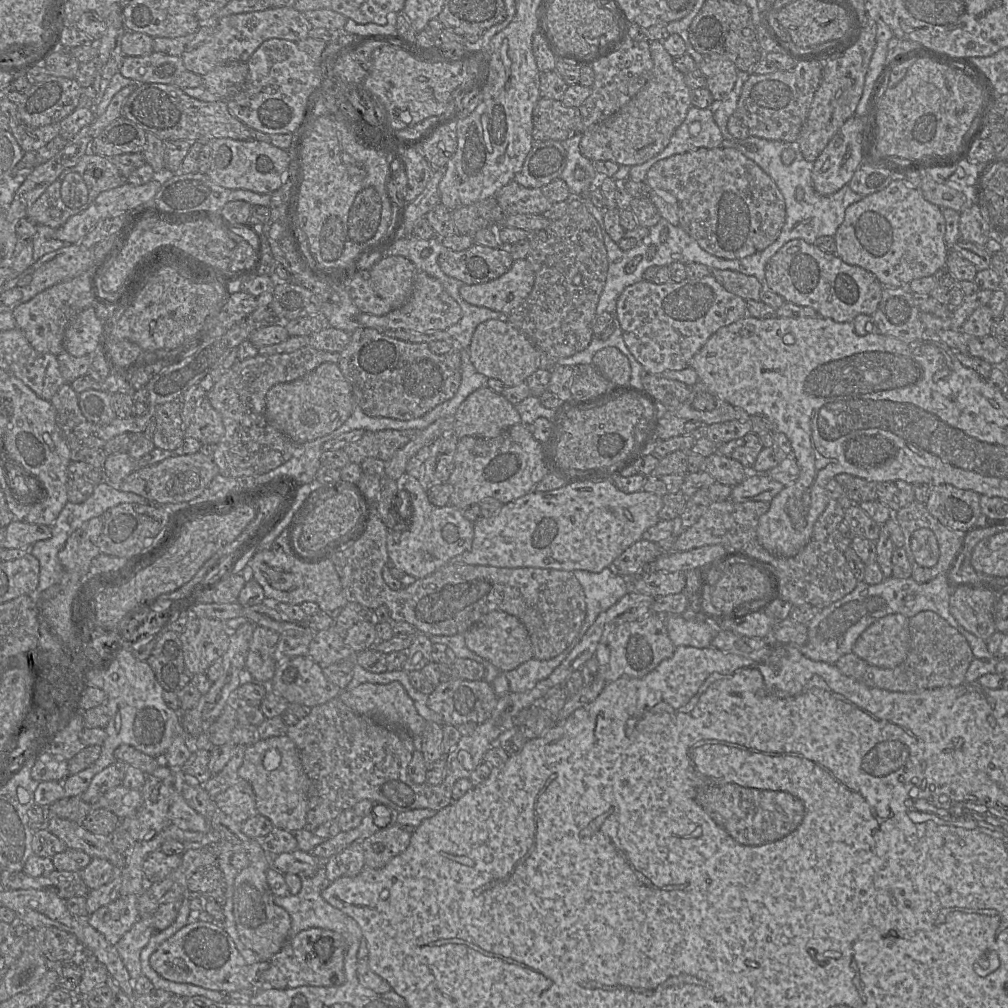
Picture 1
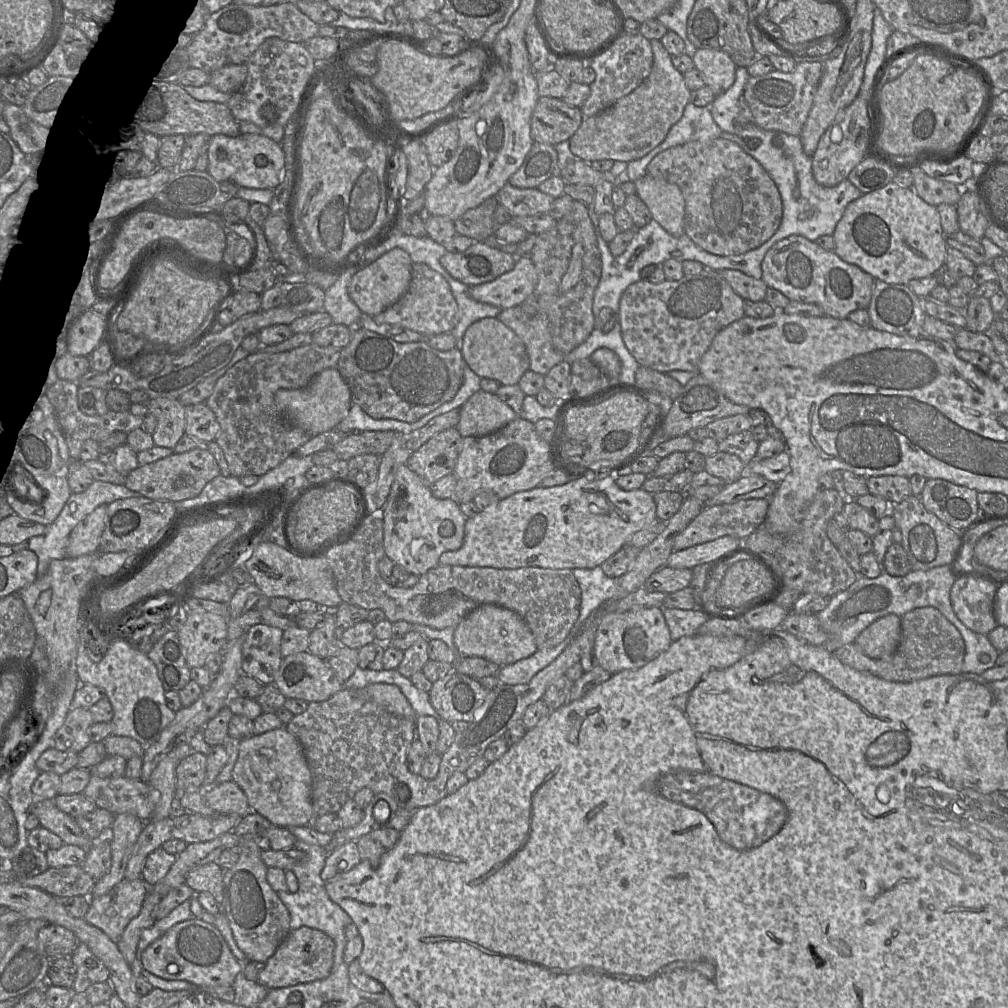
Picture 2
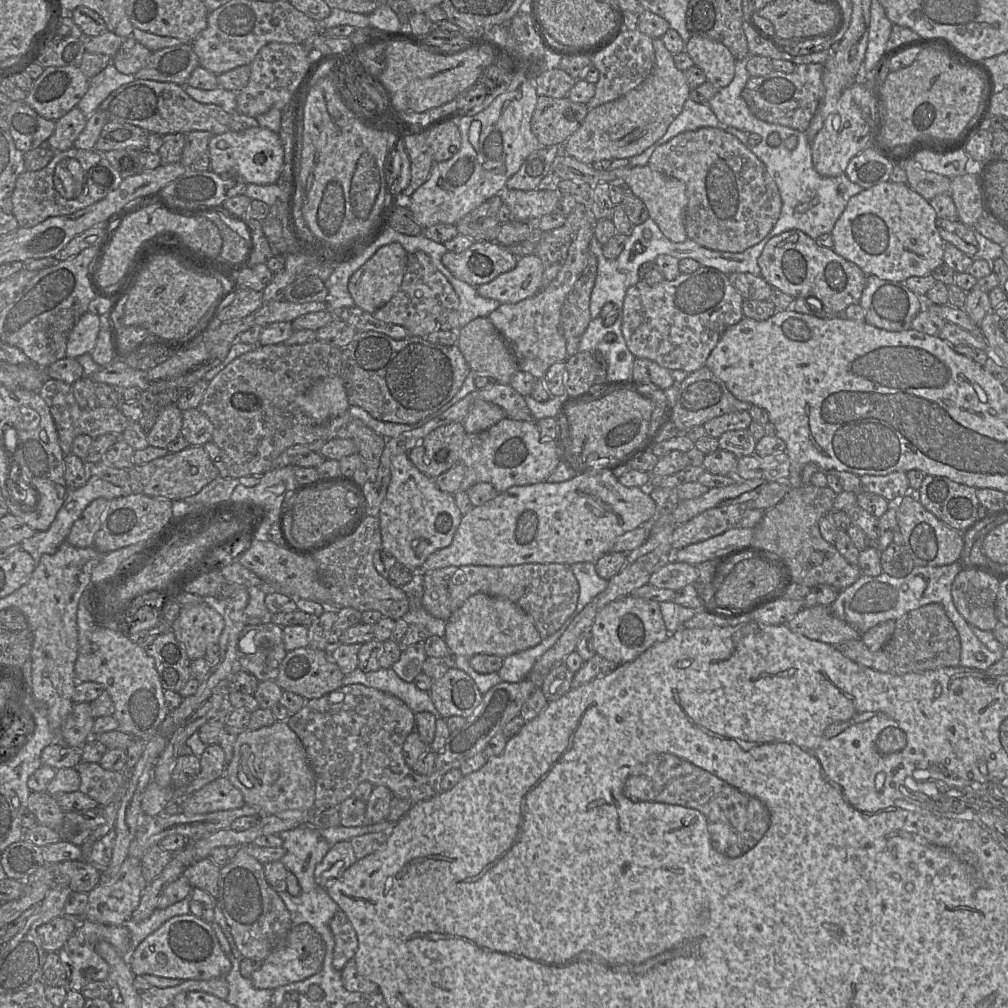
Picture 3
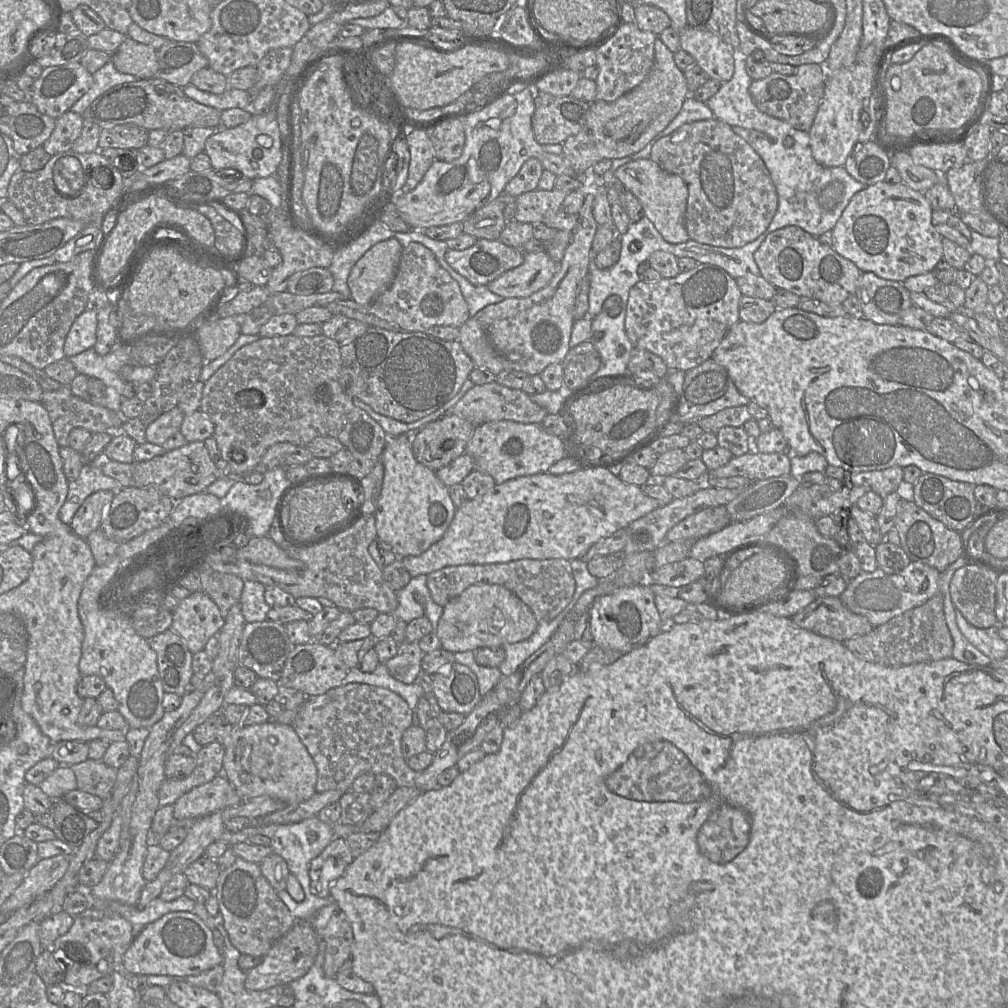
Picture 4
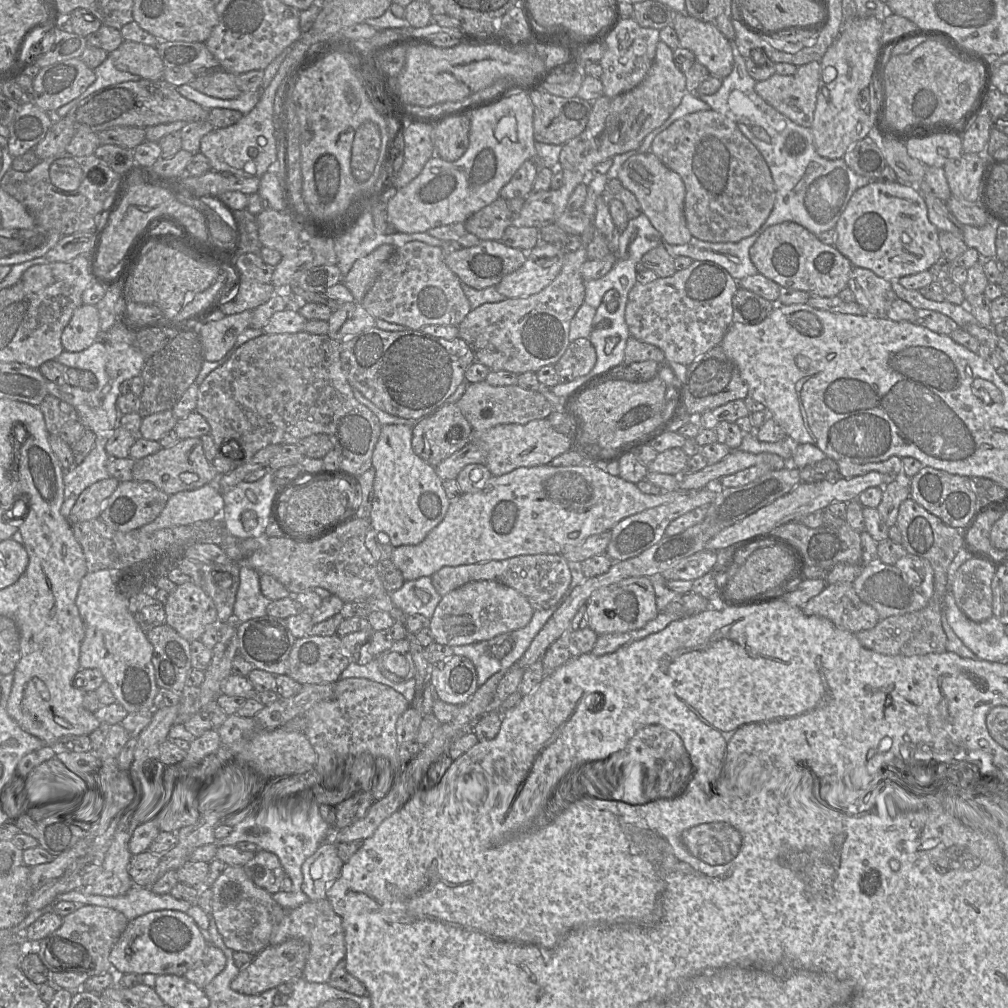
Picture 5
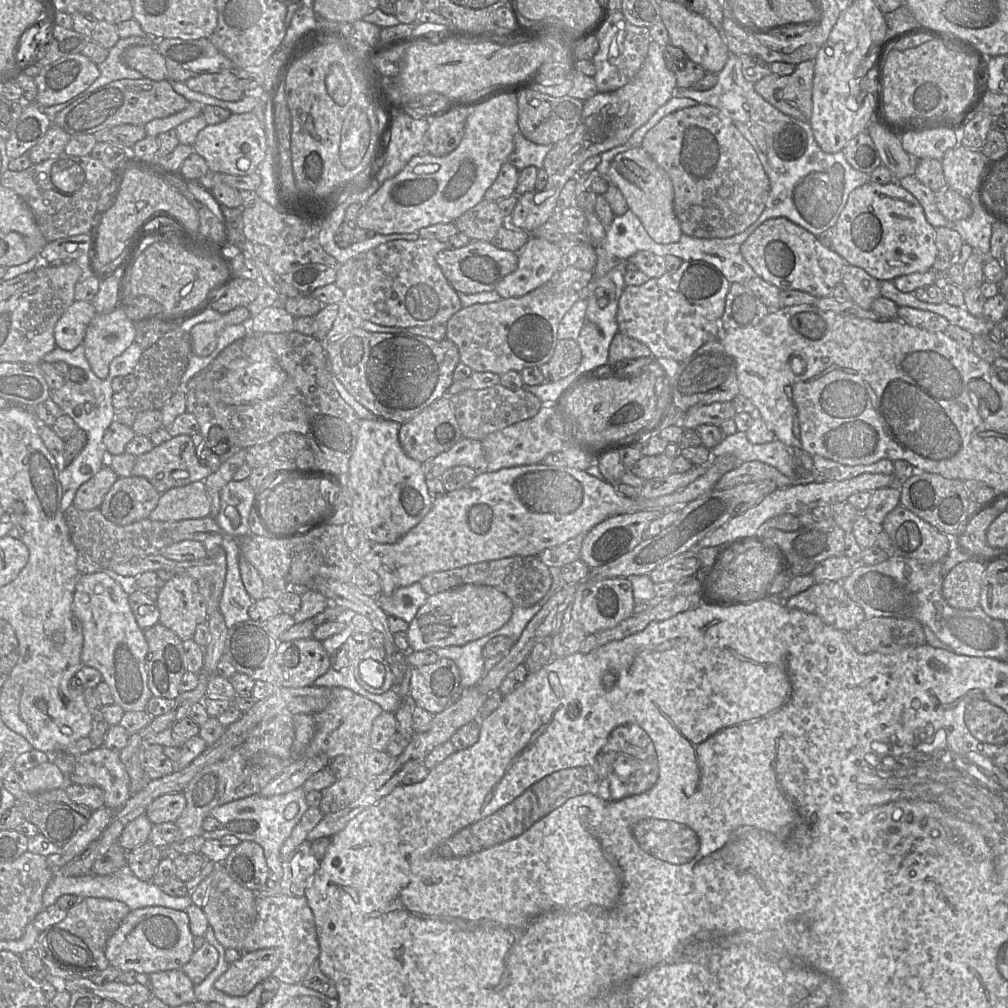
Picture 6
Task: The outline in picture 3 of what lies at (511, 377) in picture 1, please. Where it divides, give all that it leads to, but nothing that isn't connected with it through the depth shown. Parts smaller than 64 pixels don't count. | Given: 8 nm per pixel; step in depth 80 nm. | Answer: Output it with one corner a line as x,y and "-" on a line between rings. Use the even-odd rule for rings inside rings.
478,317
460,328
458,347
471,370
491,375
501,384
508,384
512,375
518,371
511,349
488,317

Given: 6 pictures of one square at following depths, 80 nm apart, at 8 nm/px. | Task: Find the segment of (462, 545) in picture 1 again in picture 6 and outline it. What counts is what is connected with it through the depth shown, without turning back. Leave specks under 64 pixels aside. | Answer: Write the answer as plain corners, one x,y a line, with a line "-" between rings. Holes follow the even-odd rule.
383,418
362,419
355,449
346,474
342,474
345,490
350,495
351,519
373,543
396,543
421,522
431,510
435,497
430,494
422,463
409,457
399,441
401,424

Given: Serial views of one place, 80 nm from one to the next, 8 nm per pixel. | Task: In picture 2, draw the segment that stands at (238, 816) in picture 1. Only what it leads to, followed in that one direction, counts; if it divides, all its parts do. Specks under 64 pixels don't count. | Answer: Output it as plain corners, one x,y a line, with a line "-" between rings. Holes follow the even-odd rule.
232,780
212,785
203,793
207,805
217,813
244,817
252,812
244,791

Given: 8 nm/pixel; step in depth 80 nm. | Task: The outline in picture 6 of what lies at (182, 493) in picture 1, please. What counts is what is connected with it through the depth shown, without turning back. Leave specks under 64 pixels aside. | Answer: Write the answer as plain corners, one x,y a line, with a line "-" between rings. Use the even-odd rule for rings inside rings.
189,435
172,437
164,443
154,446
151,451
137,456
133,469
134,476
146,478
160,493
195,481
204,481
211,473
211,469
197,457
194,441

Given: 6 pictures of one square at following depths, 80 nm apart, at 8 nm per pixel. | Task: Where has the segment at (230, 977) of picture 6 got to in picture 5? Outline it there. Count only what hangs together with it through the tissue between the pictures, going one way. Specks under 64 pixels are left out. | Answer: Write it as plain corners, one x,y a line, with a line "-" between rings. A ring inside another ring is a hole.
289,939
281,944
268,946
257,954
253,962
244,968
231,982
231,988
239,993
254,995
277,987
283,982
294,980
302,975
309,955
310,946
302,939

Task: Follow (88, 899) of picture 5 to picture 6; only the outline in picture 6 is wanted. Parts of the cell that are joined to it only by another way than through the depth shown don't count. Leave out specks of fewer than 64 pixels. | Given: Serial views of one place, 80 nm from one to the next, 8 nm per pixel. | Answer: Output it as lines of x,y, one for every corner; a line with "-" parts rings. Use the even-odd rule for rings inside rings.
128,866
109,875
96,875
90,873
78,877
67,877
59,870
54,870
53,878
42,896
43,908
55,904
61,896
66,894
73,894
80,898
96,897
117,900
125,903
131,911
145,907
160,906
186,912
186,909
193,904
190,895
183,897
170,896
163,892
153,881
145,882
136,877

